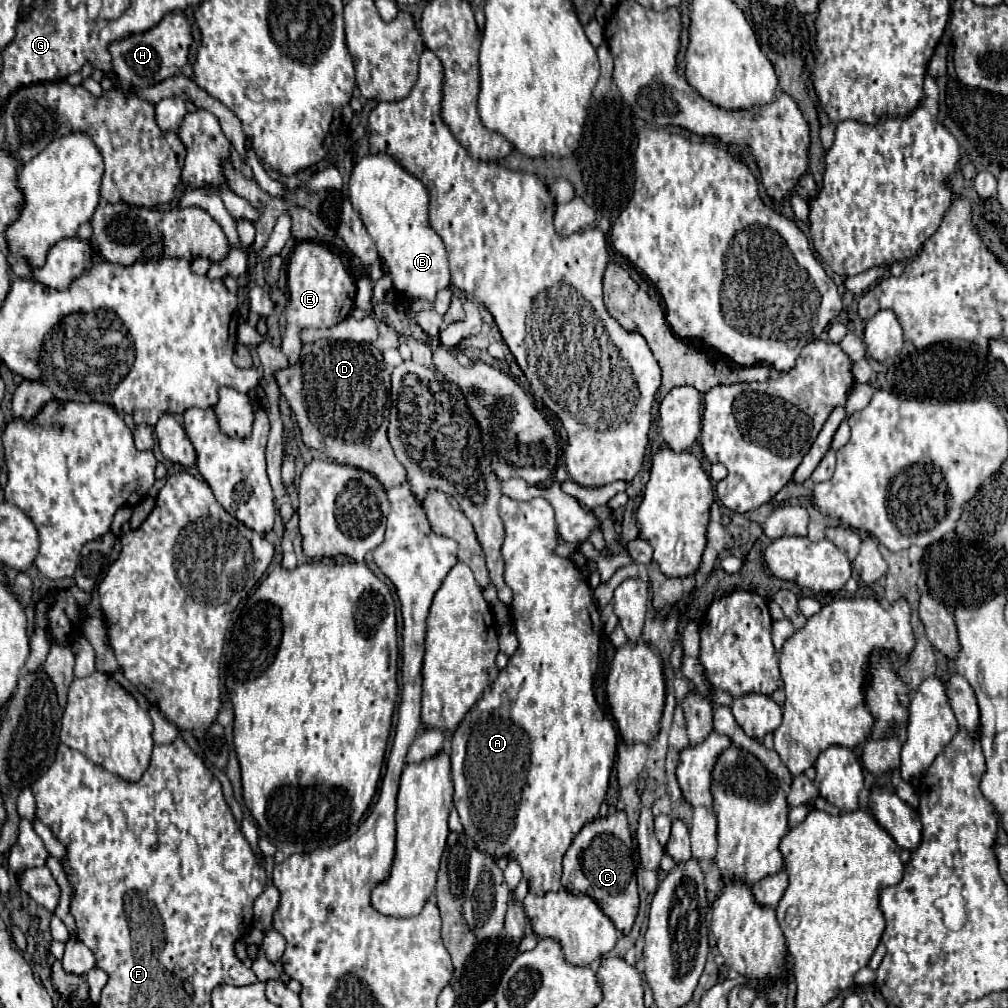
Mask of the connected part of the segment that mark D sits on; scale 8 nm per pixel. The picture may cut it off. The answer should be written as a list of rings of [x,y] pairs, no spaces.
[[[319,339],[303,345],[299,363],[277,373],[283,397],[299,423],[303,443],[321,451],[335,463],[353,465],[373,473],[385,489],[405,483],[407,471],[389,447],[387,427],[391,409],[391,371],[371,343],[345,343]]]

